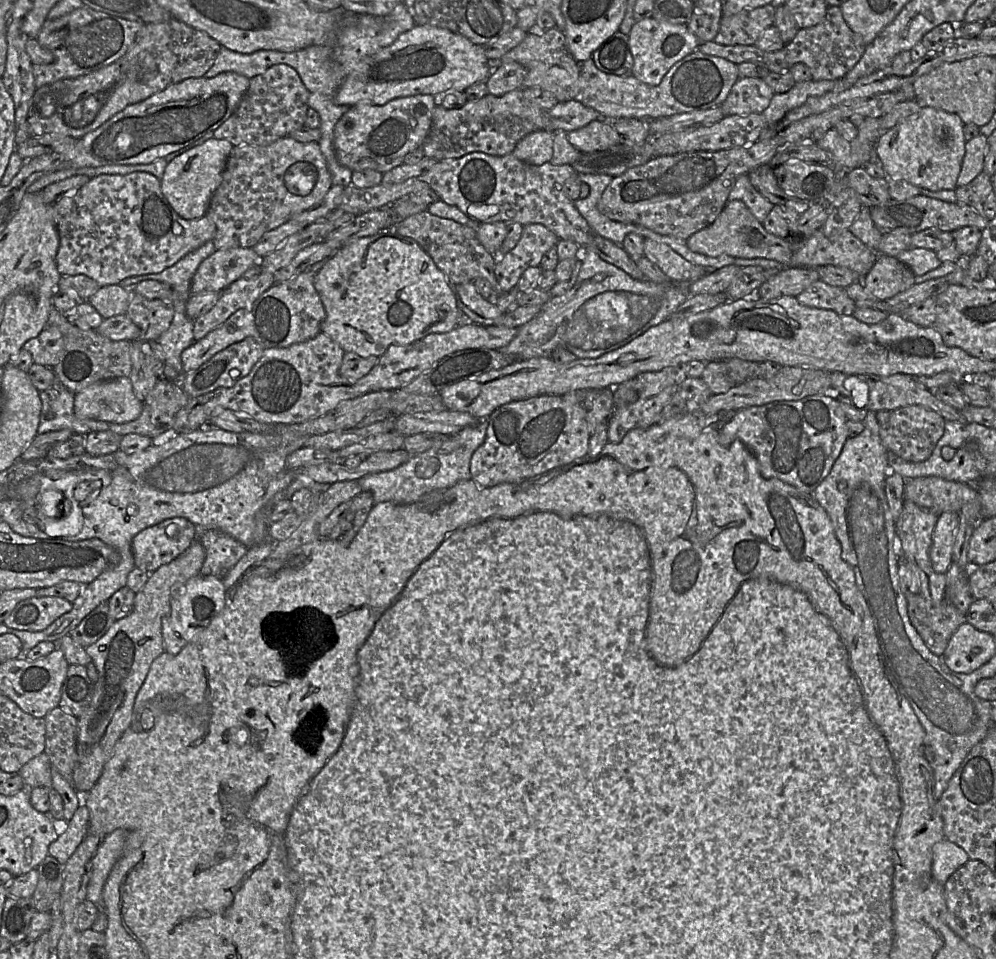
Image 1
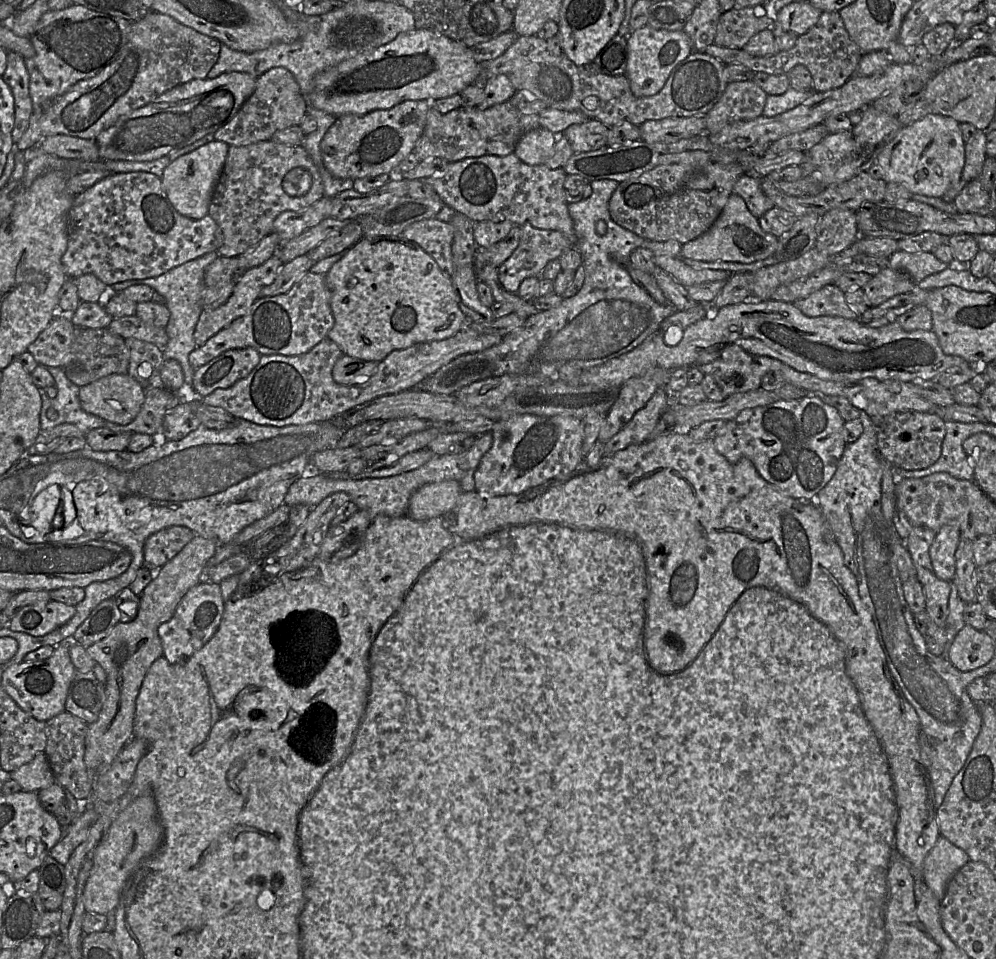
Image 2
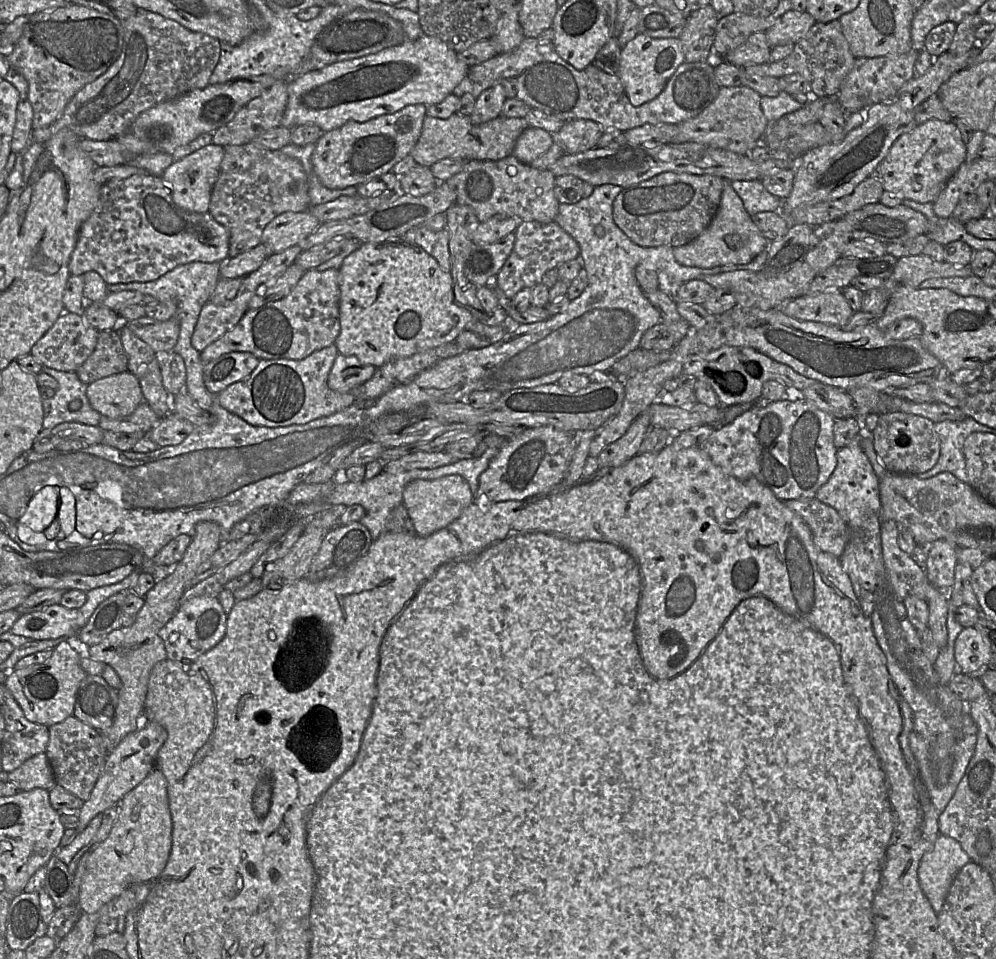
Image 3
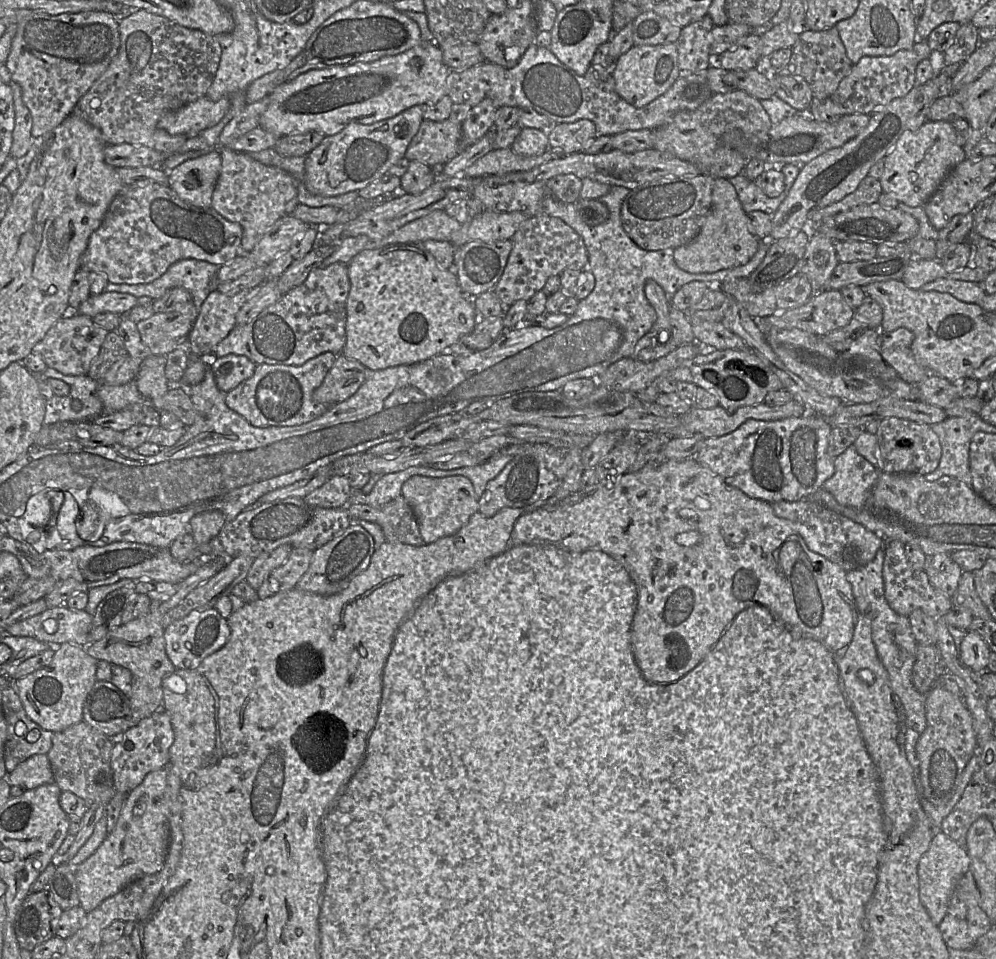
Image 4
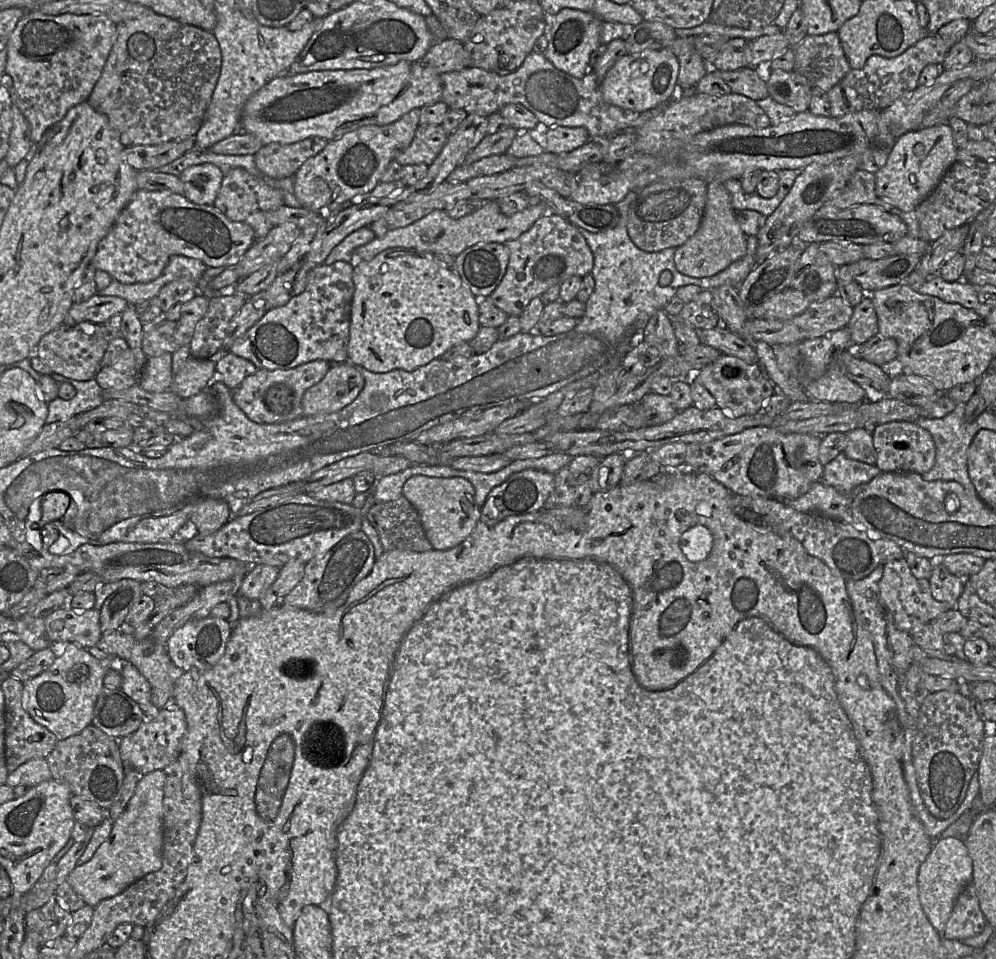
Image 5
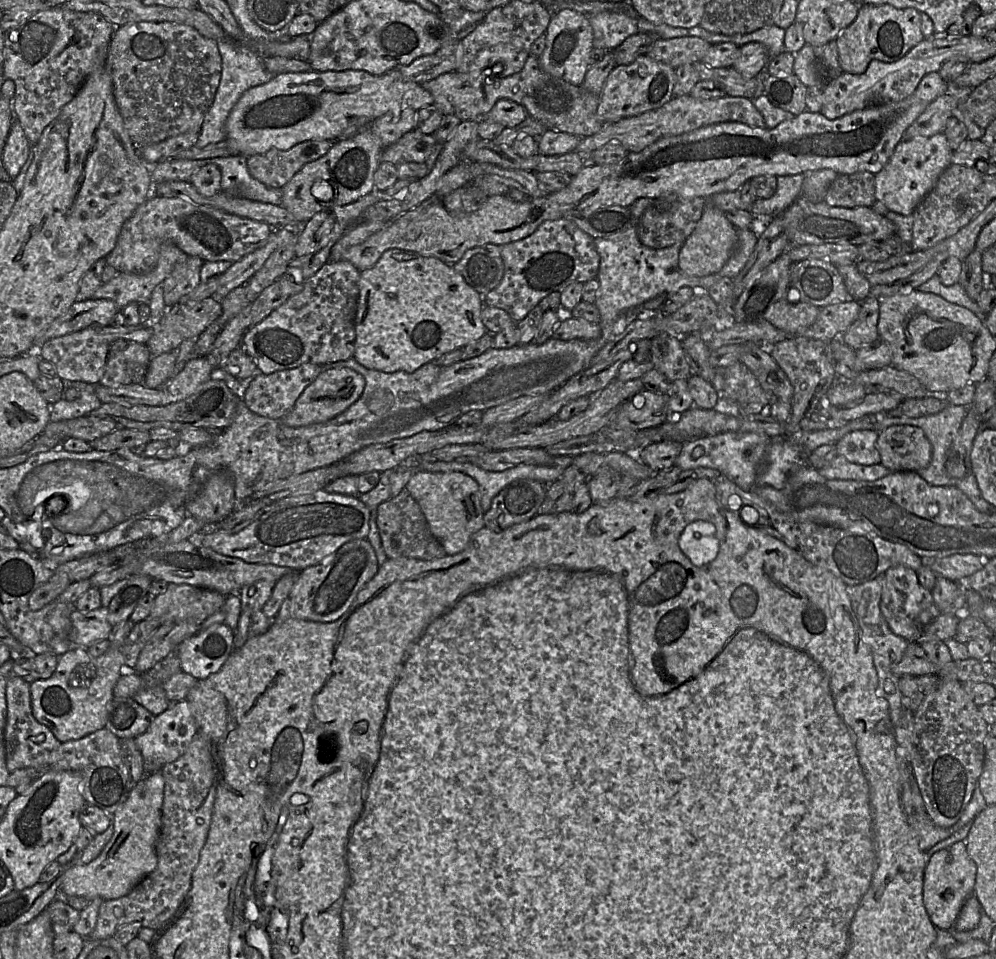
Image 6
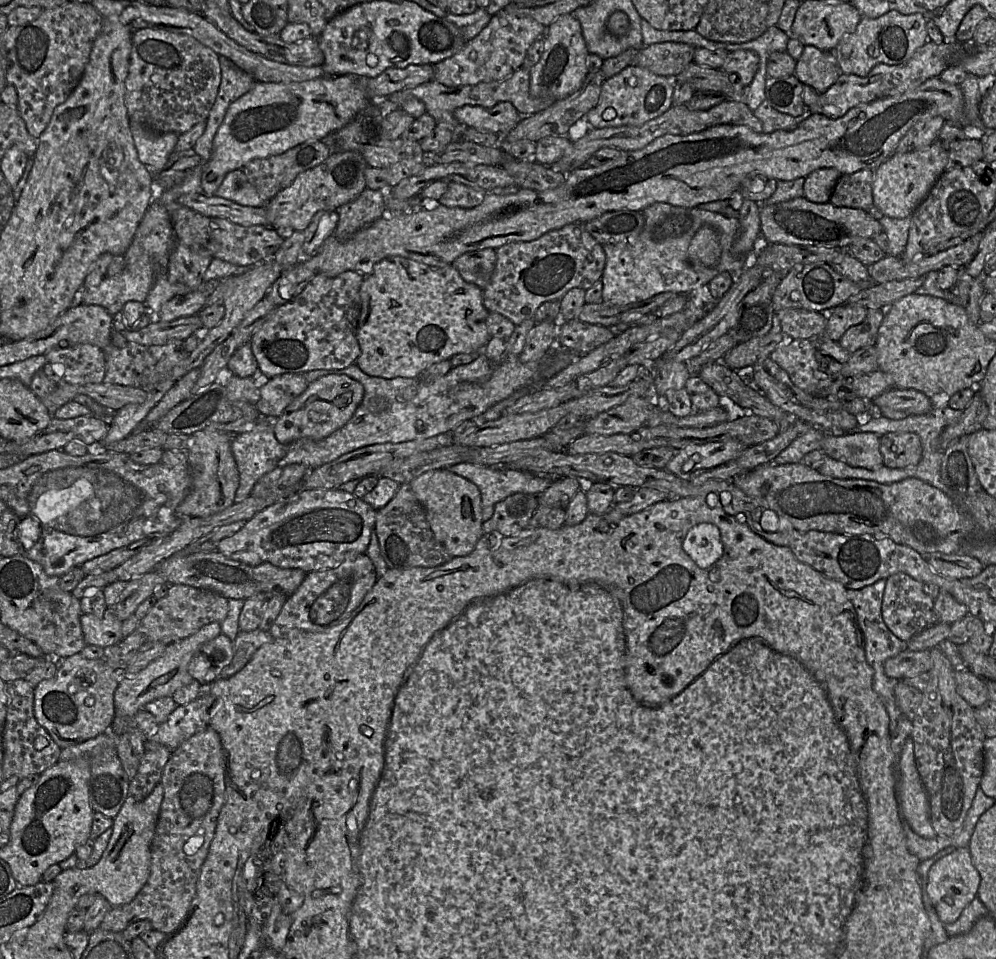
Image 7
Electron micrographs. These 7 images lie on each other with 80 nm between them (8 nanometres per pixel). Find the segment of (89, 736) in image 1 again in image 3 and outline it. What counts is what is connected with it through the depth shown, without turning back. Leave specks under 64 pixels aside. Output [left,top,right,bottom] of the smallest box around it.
[89,521,221,755]

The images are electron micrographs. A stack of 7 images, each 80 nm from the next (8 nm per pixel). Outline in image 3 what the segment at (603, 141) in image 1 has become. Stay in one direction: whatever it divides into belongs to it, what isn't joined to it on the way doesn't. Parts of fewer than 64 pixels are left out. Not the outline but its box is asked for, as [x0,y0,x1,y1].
[553,119,603,154]

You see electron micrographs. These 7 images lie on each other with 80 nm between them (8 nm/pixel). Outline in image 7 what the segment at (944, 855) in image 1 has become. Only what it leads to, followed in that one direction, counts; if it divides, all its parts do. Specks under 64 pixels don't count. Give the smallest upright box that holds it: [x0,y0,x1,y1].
[927,847,980,924]

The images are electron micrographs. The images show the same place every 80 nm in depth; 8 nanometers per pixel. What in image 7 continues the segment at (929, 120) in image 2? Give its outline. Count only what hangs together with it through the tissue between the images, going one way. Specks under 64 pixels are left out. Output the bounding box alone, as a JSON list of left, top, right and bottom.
[873,140,948,219]

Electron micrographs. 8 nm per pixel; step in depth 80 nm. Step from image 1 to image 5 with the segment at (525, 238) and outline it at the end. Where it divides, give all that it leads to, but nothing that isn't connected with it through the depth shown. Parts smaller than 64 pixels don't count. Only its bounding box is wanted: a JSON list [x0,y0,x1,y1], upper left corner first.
[489,213,593,317]

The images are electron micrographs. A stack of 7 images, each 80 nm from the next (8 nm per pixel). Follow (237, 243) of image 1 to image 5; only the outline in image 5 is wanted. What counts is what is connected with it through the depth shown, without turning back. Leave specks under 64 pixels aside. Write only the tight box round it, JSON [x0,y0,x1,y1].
[213,168,285,240]

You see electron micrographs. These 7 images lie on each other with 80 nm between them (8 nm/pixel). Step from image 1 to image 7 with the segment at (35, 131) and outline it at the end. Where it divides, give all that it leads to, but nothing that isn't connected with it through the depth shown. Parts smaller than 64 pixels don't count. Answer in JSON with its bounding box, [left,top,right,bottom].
[125,27,220,134]

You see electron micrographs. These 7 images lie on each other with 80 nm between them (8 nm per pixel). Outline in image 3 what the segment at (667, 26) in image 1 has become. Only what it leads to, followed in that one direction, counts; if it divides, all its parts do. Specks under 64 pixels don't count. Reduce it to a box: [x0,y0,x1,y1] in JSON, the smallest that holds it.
[617,33,685,107]

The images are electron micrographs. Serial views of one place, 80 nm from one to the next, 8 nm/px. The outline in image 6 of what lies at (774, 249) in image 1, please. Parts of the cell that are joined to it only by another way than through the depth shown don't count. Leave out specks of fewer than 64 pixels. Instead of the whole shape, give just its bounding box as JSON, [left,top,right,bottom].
[679,200,737,277]

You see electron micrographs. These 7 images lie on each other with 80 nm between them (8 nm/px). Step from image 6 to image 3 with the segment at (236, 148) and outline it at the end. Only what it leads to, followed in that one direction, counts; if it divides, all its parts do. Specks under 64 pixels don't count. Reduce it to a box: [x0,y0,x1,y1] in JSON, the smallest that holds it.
[281,34,469,133]

